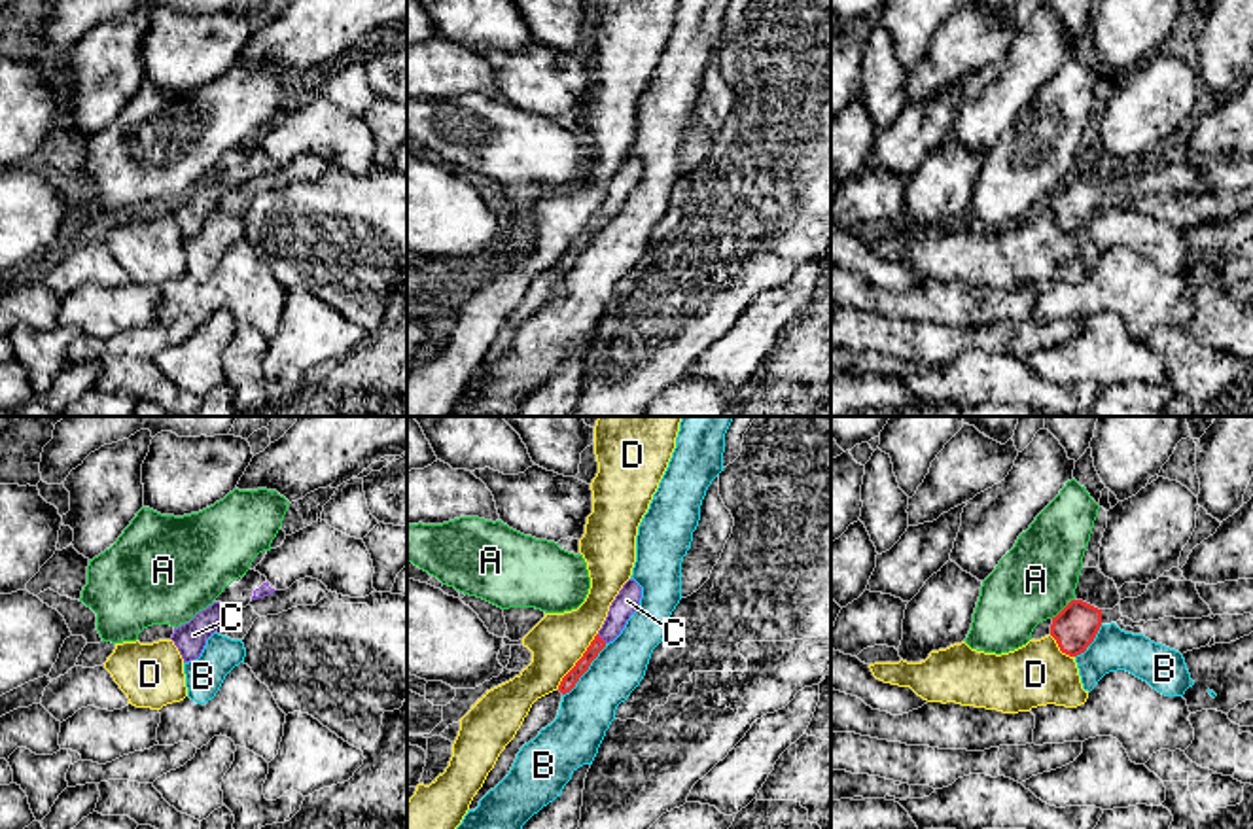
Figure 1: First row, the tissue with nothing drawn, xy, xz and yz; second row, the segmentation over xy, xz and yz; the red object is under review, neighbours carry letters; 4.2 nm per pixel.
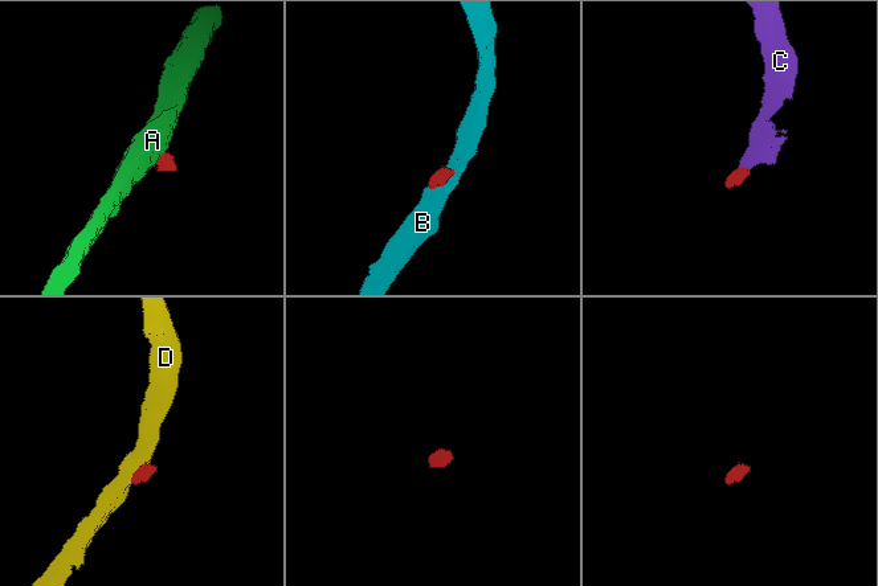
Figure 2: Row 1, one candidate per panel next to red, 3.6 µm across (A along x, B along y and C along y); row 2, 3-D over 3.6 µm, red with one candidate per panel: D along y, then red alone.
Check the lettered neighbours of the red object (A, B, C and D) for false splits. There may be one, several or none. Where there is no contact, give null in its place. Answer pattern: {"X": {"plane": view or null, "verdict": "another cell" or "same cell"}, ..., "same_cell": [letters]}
{"A": {"plane": "yz", "verdict": "another cell"}, "B": {"plane": "xz", "verdict": "another cell"}, "C": {"plane": "xz", "verdict": "same cell"}, "D": {"plane": "xz", "verdict": "another cell"}, "same_cell": ["C"]}

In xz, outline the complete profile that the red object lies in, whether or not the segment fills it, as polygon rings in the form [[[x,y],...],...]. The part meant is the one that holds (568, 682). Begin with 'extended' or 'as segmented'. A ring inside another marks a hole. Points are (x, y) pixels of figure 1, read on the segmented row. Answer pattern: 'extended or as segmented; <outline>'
extended; [[[628,579],[611,602],[602,628],[598,630],[583,657],[562,678],[558,685],[558,691],[562,695],[570,693],[575,687],[575,683],[589,670],[591,662],[598,657],[598,653],[621,634],[630,615],[638,609],[640,598],[642,587],[634,579]]]

